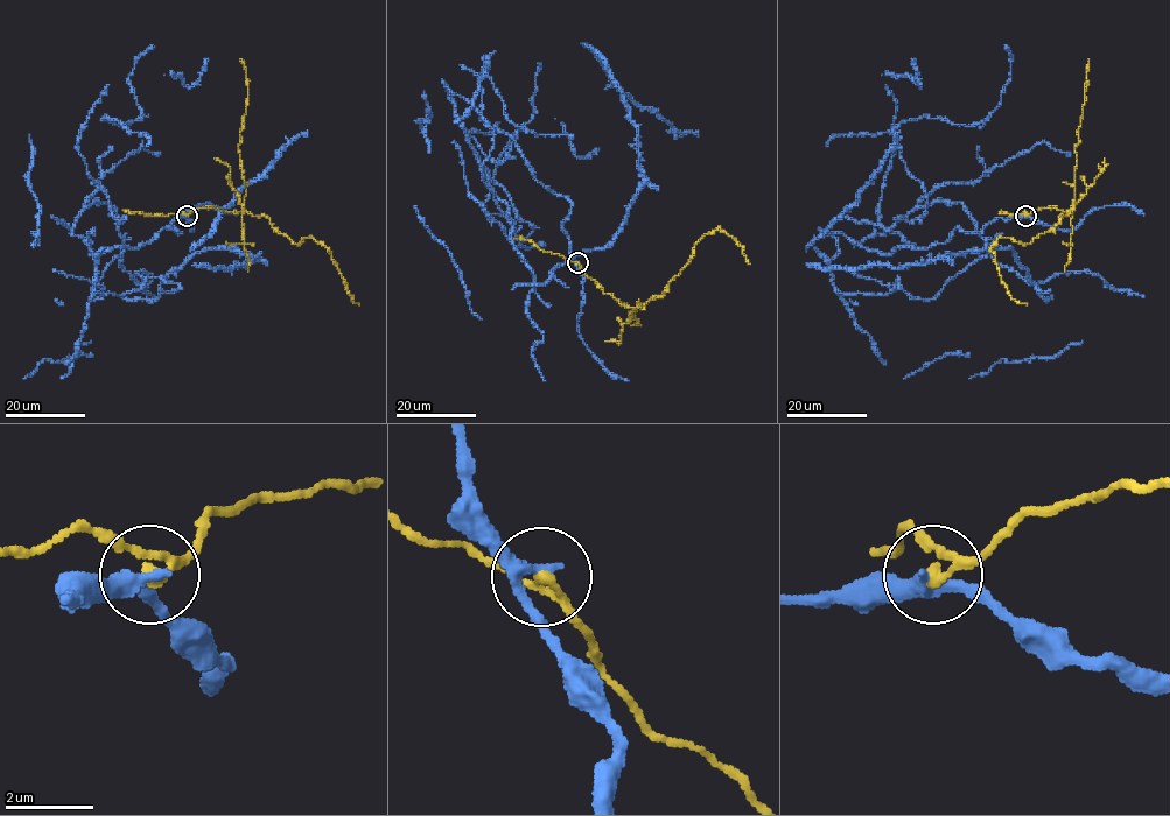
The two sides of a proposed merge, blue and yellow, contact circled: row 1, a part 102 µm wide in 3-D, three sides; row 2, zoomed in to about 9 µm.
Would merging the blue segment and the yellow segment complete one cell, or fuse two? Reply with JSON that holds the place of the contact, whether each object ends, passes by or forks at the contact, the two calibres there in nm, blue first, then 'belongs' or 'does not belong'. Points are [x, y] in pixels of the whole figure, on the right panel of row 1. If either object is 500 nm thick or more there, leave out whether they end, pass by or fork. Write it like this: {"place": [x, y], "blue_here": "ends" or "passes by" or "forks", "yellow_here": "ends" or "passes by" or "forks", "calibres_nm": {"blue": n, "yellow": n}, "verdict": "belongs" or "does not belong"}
{"place": [1025, 216], "blue_here": "passes by", "yellow_here": "passes by", "calibres_nm": {"blue": 280, "yellow": 220}, "verdict": "does not belong"}

